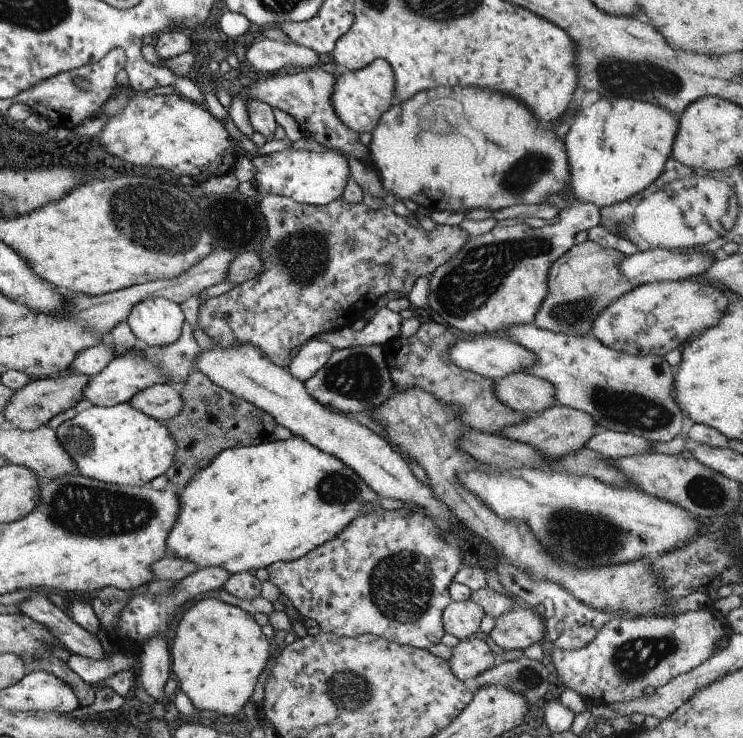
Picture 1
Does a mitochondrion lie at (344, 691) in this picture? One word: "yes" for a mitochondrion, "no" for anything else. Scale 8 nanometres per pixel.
yes

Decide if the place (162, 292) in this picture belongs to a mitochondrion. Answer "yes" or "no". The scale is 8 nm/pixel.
no

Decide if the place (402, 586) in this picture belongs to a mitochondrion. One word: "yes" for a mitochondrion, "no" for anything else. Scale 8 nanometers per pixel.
yes

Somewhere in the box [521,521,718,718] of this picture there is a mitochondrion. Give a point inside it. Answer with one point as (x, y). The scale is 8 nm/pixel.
(632, 663)

